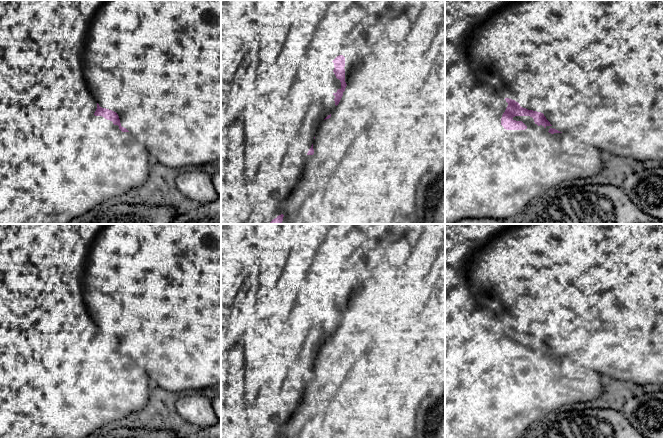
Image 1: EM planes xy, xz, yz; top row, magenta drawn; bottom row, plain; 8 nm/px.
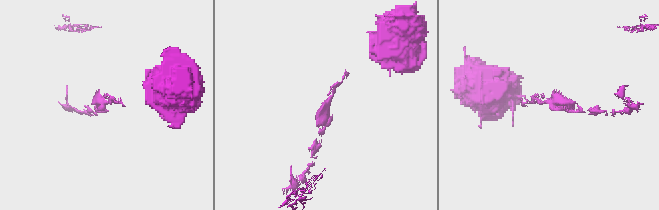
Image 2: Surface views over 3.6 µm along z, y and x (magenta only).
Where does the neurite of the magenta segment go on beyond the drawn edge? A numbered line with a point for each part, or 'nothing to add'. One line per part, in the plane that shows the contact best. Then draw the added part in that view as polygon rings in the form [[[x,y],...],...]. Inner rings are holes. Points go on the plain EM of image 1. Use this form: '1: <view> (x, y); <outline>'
1: yz (594, 292); [[[515,224],[496,235],[472,256],[468,262],[468,280],[477,297],[496,303],[495,313],[504,322],[515,324],[521,331],[528,334],[543,337],[554,353],[597,371],[604,378],[610,377],[619,381],[632,382],[641,387],[648,384],[663,386],[663,224]]]

